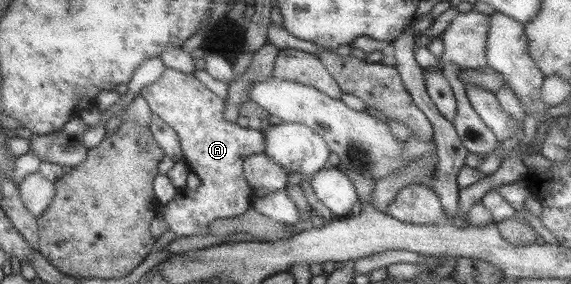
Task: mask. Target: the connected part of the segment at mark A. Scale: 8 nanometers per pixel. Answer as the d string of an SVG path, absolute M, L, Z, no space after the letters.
M166 68L164 75L152 84L145 86L141 92L150 105L152 112L157 114L170 128L173 128L179 136L182 152L187 166L197 174L201 180L200 186L194 190L182 190L166 204L164 218L168 223L169 230L177 236L192 236L206 234L209 226L218 219L237 217L244 214L254 202L255 191L248 184L244 176L243 164L247 158L255 154L265 152L266 141L262 130L255 130L250 127L242 127L237 123L230 122L225 117L225 105L223 100L215 93L212 93L204 83L197 80L194 74L179 72Z

